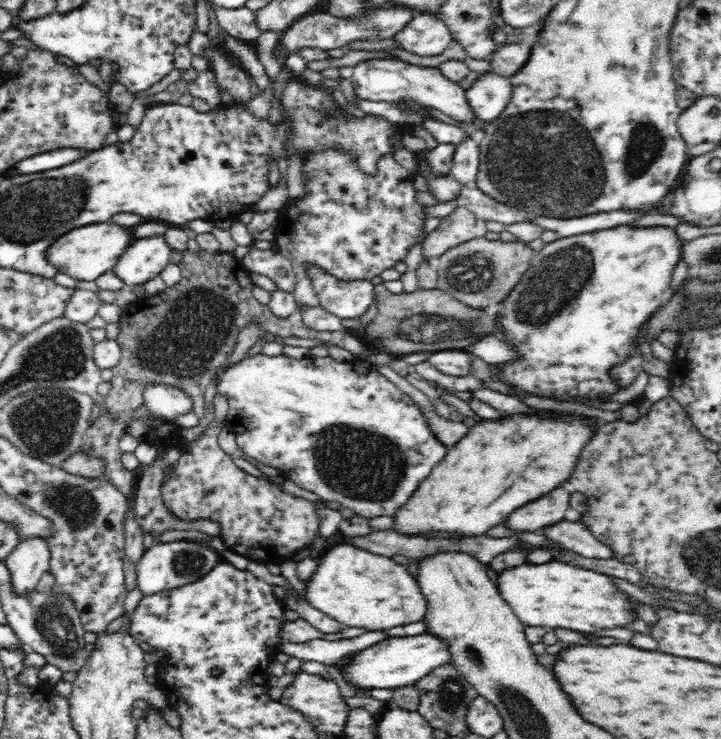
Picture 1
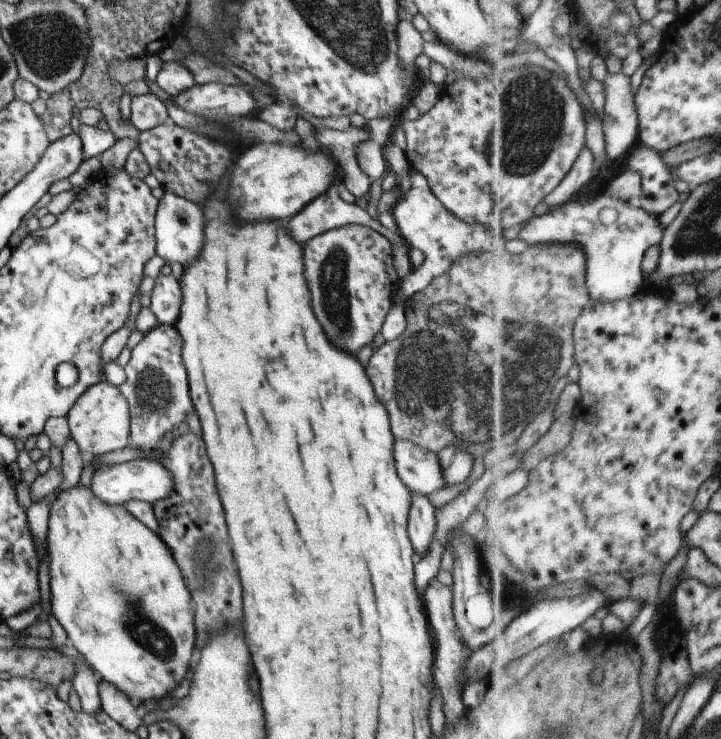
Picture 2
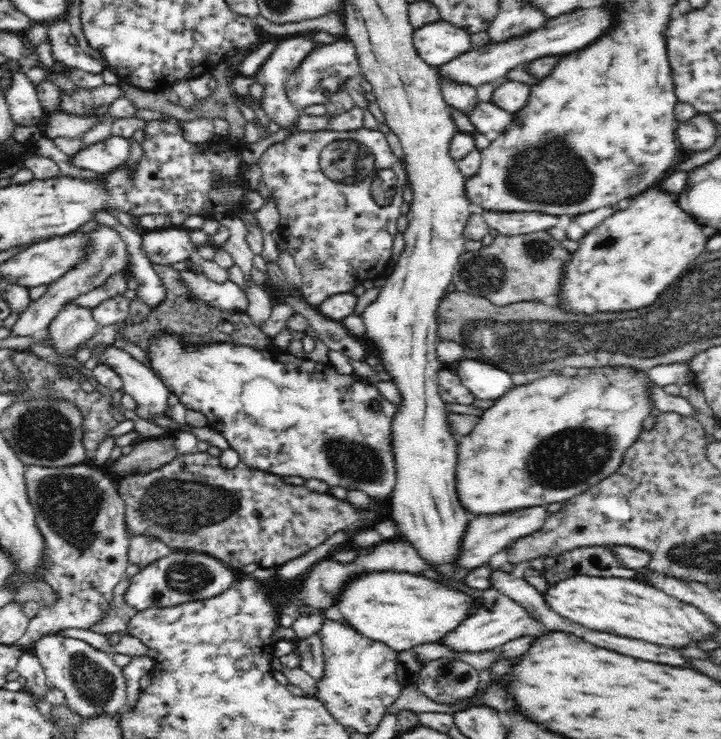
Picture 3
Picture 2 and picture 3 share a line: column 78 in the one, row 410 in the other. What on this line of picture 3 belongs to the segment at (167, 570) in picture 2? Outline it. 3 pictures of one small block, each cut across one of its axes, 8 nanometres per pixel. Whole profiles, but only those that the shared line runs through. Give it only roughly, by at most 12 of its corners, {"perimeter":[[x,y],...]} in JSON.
{"perimeter":[[647,371],[516,385],[458,446],[468,512],[564,504],[617,473]]}

